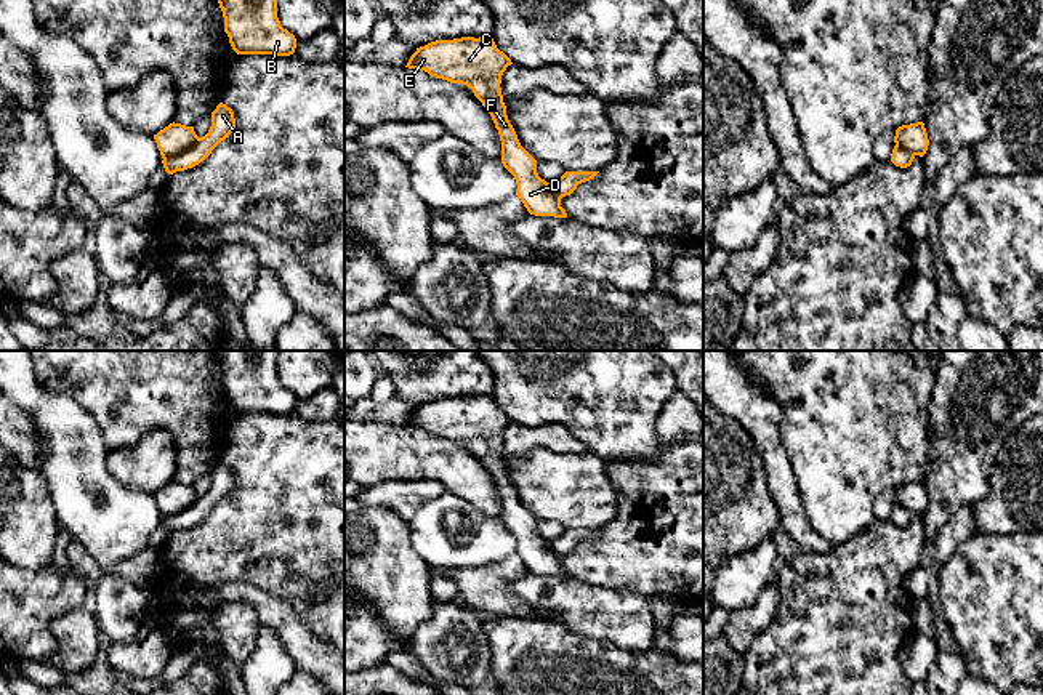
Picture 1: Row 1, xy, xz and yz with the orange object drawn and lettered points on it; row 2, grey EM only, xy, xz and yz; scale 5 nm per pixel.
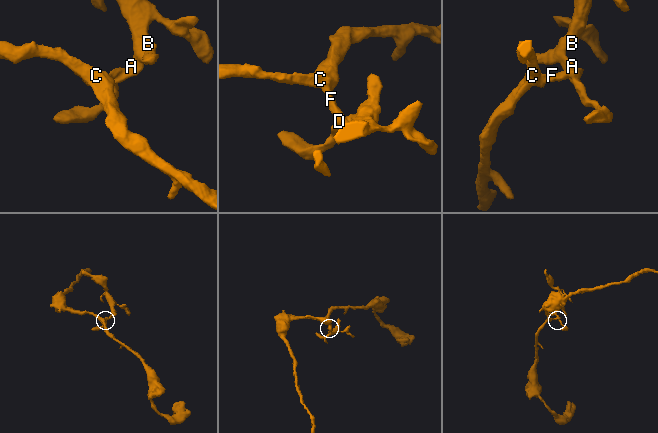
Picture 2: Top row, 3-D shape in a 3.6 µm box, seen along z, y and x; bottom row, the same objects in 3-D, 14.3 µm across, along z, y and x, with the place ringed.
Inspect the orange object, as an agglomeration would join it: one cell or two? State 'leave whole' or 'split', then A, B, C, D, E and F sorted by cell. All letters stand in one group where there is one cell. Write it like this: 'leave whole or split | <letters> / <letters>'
split | A B / C D E F

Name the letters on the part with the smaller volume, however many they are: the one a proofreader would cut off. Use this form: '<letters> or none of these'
A, B

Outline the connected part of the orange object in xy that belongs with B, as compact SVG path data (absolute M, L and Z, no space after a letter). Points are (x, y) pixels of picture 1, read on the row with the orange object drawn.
M218 0L224 32L237 54L290 56L296 38L280 26L277 0Z

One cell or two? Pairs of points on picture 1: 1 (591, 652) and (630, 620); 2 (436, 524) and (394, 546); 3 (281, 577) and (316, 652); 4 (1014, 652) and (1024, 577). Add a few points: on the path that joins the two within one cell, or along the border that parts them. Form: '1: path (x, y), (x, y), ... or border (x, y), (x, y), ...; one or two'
1: border (569, 631), (606, 639), (624, 649), (643, 650); two
2: border (407, 522), (410, 545), (428, 566); two
3: border (273, 596), (282, 598), (300, 620), (327, 642); two
4: path (1019, 633), (1024, 596); one

